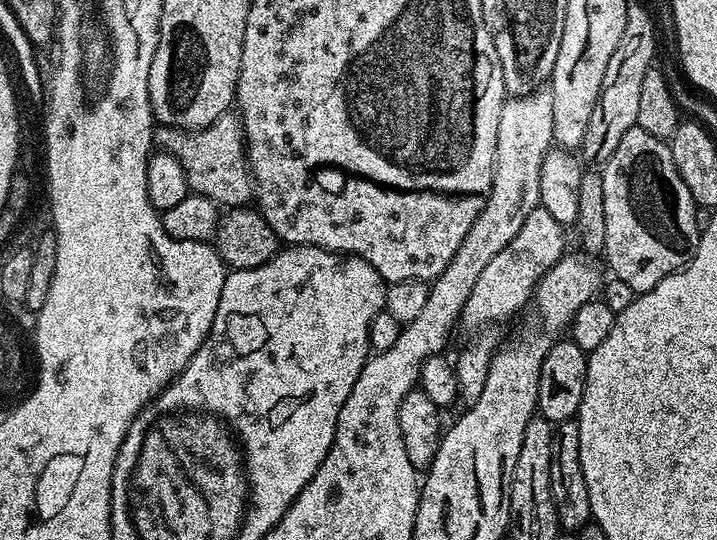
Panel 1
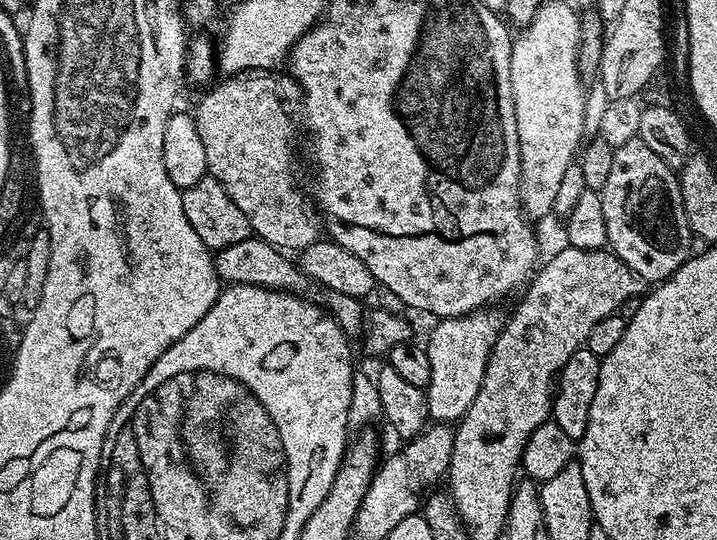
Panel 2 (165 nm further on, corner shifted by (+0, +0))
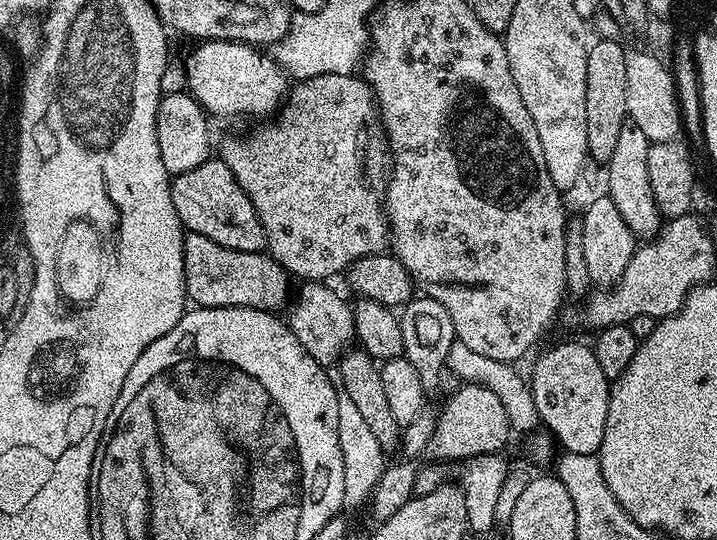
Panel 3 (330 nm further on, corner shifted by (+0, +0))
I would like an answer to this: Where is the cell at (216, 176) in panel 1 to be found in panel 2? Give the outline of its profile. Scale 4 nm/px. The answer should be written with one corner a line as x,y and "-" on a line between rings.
258,68
225,75
221,84
213,83
207,89
209,92
194,107
194,115
198,135
206,149
208,175
220,183
226,194
230,194
234,206
246,214
246,222
250,222
253,233
277,249
299,250
321,239
322,224
314,215
306,196
304,201
296,185
296,172
292,169
292,120
288,117
284,99
297,95
298,85
291,75
279,76
278,72
271,68

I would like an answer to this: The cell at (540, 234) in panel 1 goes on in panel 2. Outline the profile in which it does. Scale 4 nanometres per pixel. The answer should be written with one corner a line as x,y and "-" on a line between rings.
481,310
465,316
445,316
433,324
436,325
426,339
430,358
430,382
426,389
428,414
436,422
458,422
466,410
470,410
470,402
478,398
492,347
500,336
502,320
492,310

